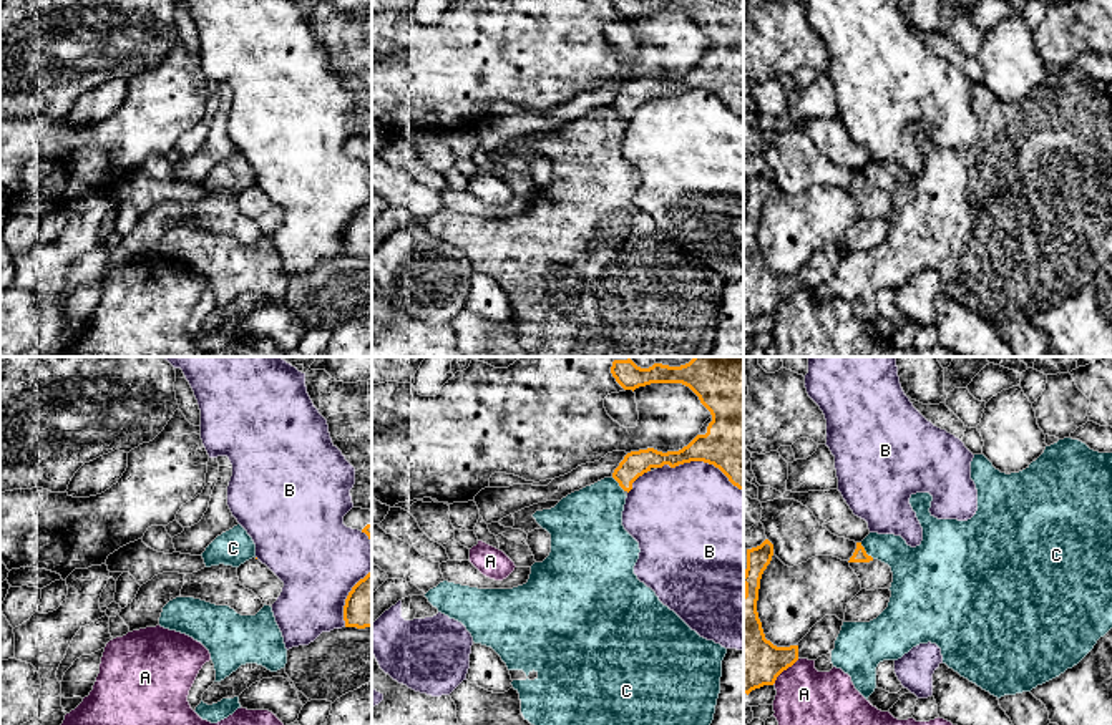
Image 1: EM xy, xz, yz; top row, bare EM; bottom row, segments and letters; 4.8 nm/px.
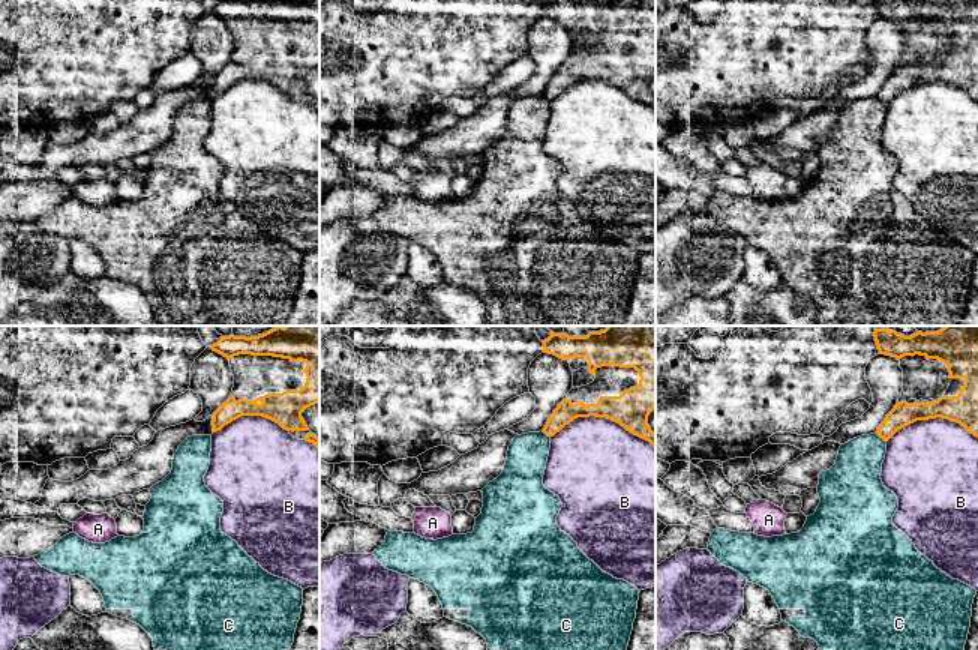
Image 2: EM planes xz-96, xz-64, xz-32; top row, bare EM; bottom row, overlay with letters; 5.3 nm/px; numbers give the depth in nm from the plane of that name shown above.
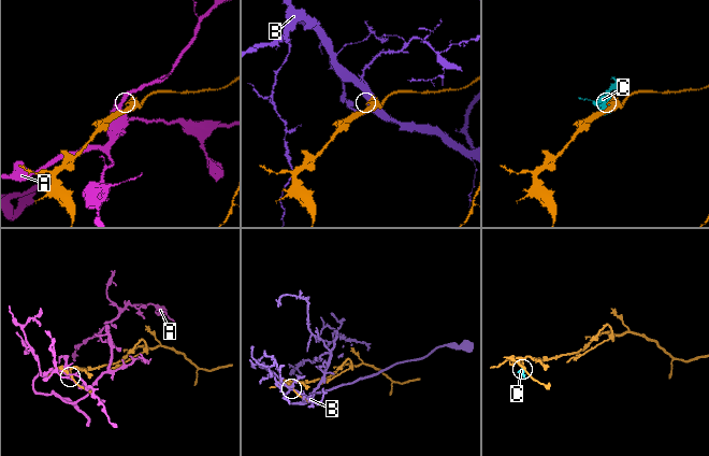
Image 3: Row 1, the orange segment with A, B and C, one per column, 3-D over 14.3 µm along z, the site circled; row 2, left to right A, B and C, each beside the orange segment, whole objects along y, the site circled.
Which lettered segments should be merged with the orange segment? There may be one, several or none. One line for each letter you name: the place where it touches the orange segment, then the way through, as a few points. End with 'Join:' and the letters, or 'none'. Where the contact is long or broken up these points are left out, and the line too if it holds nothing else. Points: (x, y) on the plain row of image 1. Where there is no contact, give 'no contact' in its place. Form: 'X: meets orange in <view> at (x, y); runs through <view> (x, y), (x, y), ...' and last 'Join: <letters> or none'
Join: none

